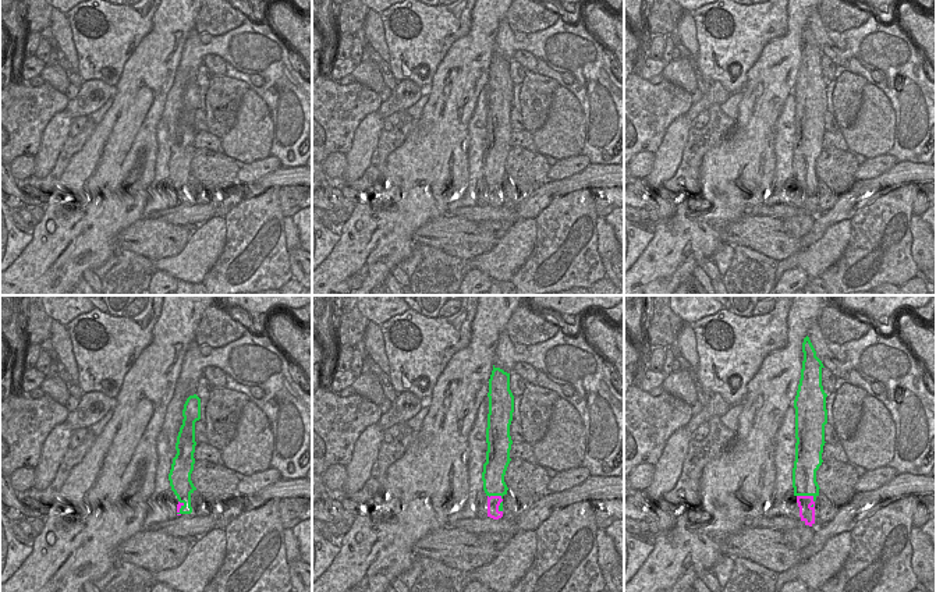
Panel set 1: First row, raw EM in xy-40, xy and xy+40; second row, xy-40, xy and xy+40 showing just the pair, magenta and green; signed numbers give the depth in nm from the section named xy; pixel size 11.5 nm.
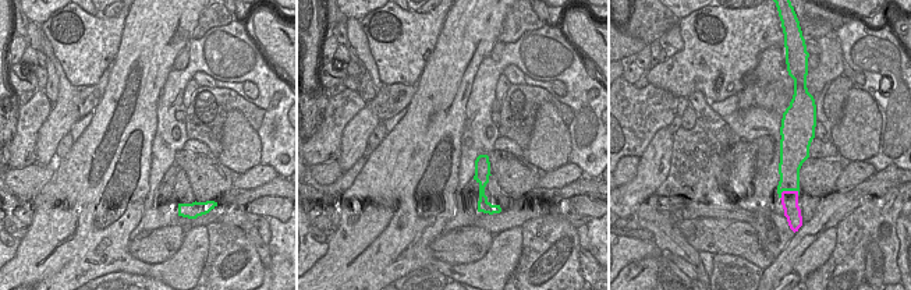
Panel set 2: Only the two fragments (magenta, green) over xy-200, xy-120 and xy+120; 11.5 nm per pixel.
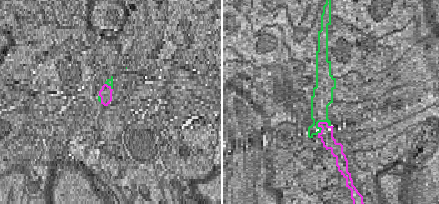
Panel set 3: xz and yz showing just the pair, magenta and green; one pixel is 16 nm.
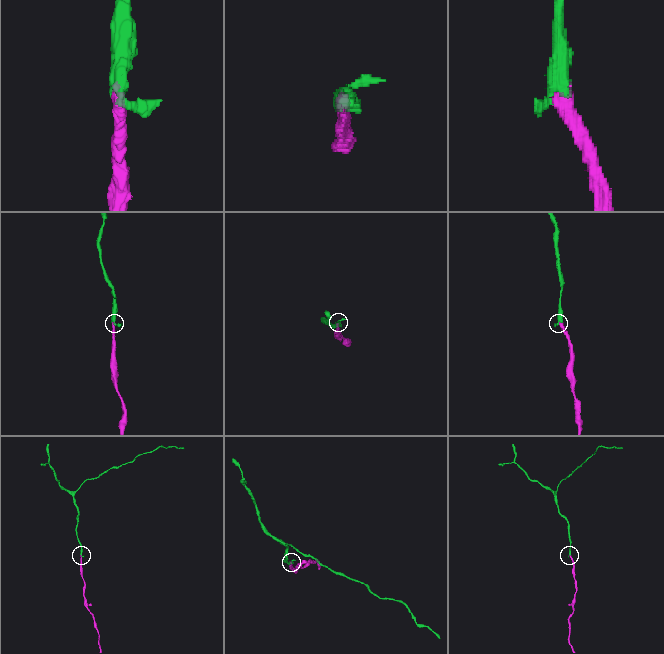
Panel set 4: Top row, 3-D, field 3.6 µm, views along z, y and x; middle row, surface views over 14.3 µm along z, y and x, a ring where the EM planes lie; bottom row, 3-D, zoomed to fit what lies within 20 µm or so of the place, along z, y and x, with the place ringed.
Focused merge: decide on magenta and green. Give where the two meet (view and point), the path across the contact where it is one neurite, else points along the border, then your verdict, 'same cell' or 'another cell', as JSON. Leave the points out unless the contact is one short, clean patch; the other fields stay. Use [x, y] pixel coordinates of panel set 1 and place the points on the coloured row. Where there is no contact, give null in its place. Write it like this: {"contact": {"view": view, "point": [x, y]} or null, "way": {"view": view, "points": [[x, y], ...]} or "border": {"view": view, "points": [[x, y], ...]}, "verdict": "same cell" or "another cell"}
{"contact": {"view": "xy", "point": [502, 499]}, "verdict": "same cell"}

